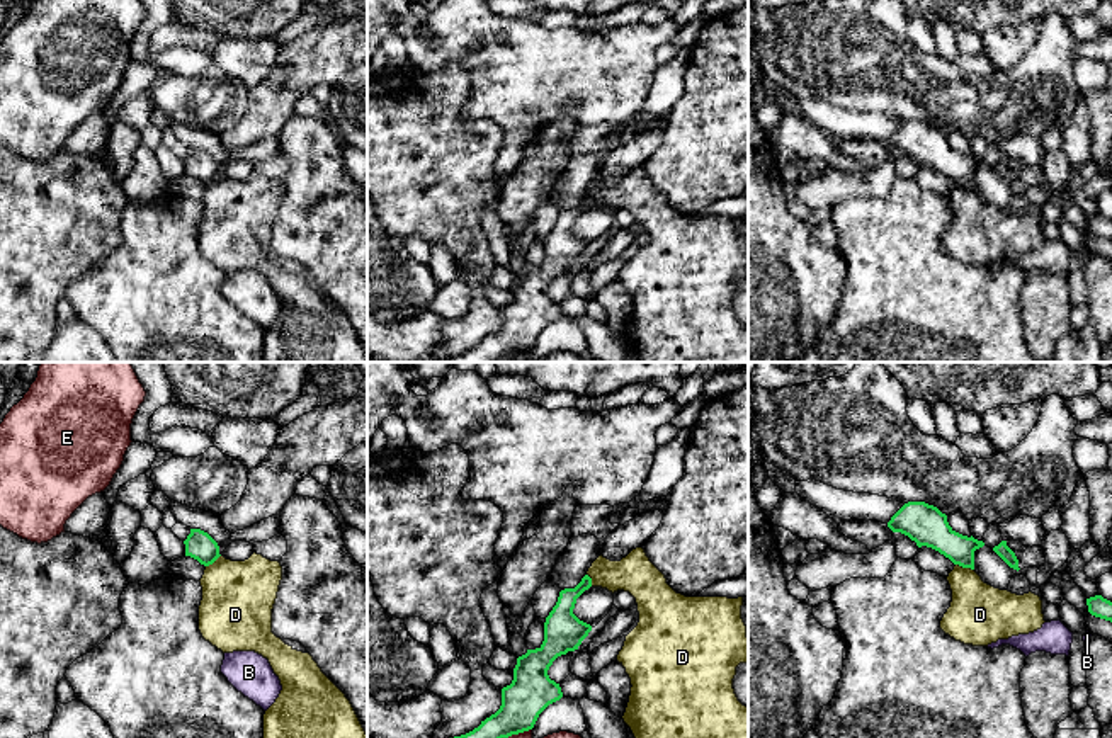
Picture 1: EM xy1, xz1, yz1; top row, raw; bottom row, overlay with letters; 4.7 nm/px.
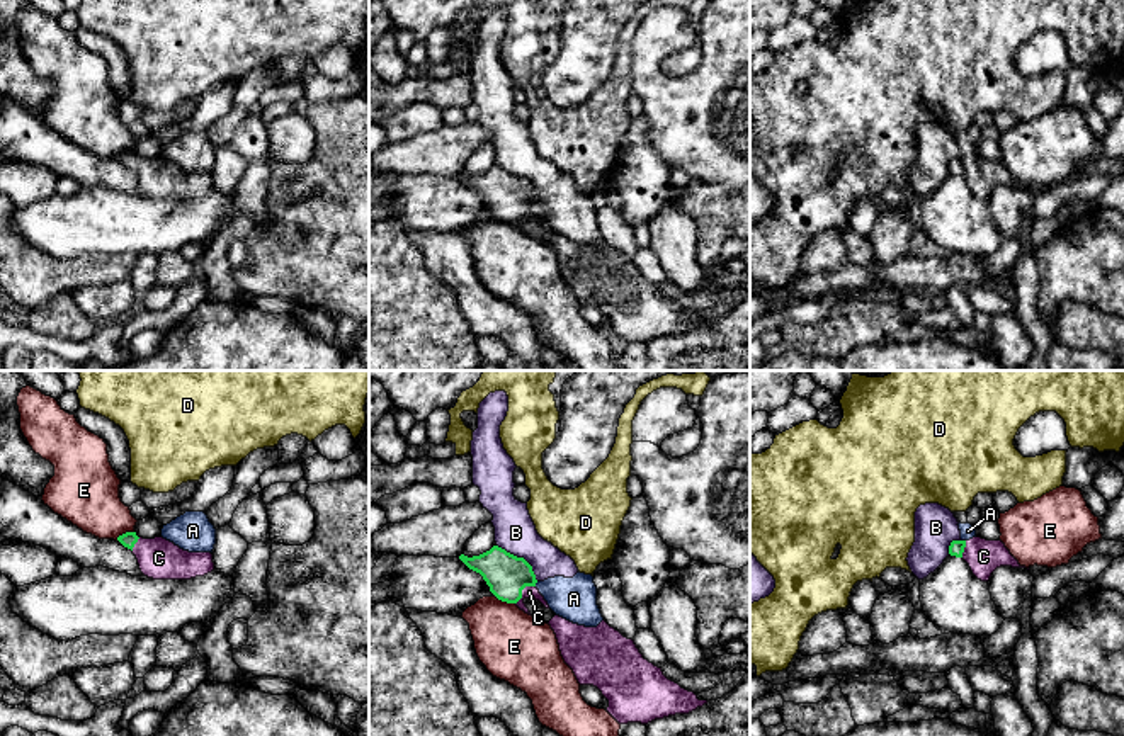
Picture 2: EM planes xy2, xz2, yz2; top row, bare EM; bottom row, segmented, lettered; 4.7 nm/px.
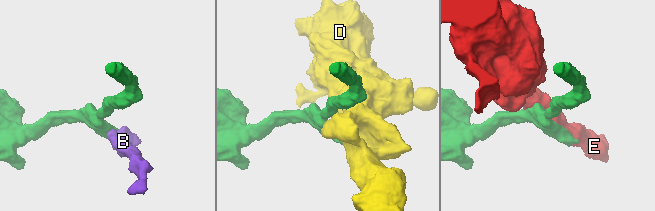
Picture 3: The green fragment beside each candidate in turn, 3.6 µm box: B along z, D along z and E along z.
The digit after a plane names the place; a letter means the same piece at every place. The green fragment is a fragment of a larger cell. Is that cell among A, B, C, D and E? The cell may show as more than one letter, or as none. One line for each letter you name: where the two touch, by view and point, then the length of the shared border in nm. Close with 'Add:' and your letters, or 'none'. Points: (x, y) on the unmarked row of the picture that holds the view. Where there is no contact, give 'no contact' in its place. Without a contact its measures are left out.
C: xz2 (521, 211) | 130 nm
Add: C

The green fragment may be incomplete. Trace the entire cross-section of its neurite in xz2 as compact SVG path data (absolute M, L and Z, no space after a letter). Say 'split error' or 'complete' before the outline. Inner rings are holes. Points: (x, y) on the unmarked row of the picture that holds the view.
split error; M493 165L490 170L468 177L464 173L459 178L473 190L480 192L490 211L502 221L515 223L520 229L531 235L525 226L525 218L539 219L549 228L544 216L536 207L536 194L532 185L524 178L517 177L505 168Z

